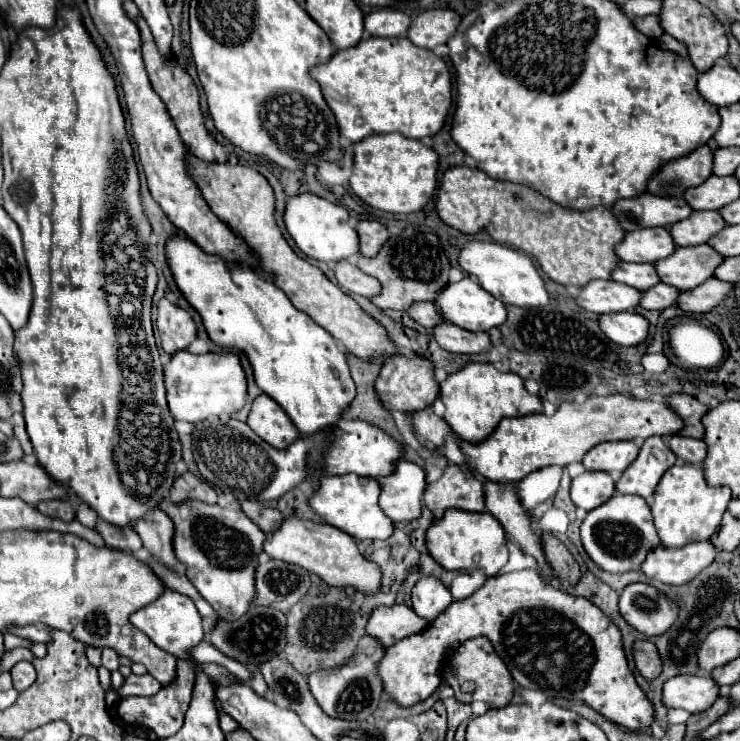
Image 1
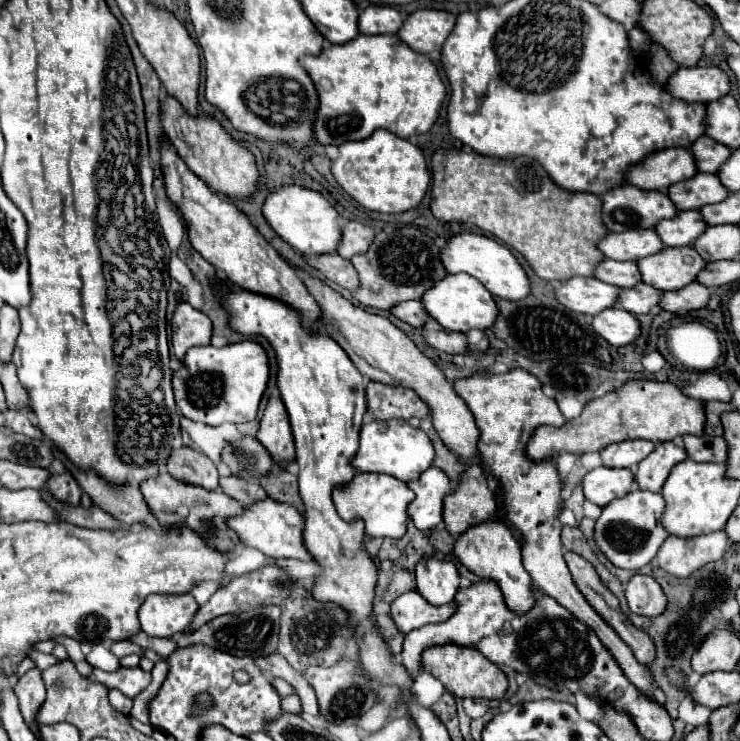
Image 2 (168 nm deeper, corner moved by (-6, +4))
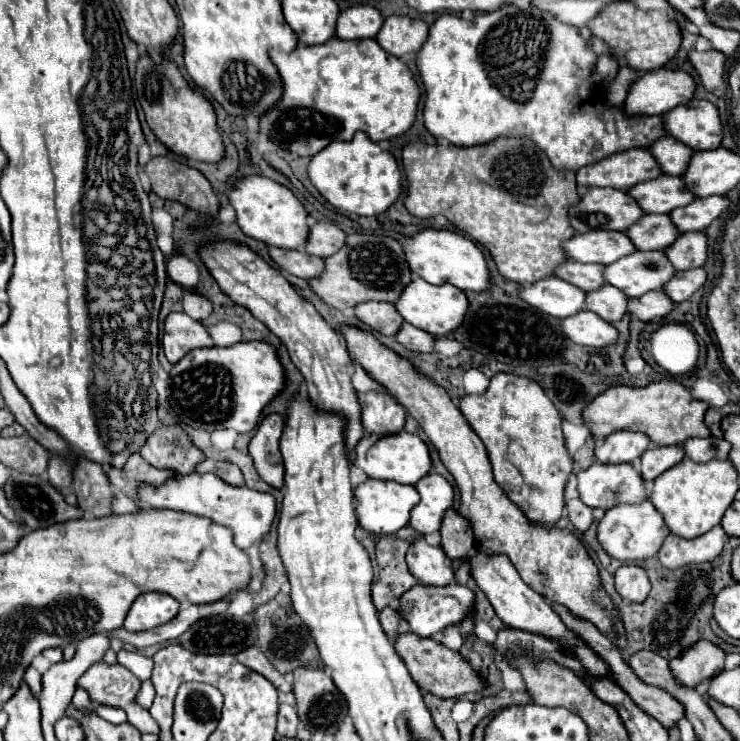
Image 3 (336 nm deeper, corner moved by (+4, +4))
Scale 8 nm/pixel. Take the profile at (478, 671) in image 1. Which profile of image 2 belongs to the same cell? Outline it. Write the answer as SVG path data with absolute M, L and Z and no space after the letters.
M456 644L430 646L422 652L422 670L438 678L444 684L444 688L456 698L500 700L504 698L506 688L508 688L506 674L486 656L482 656L476 648L466 648L466 646L456 646Z

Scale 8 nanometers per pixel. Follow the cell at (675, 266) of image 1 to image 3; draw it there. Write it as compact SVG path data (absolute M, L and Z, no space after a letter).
M636 250L634 254L608 264L604 270L606 282L620 288L630 298L638 298L650 290L662 290L672 274L676 274L676 268L662 250Z

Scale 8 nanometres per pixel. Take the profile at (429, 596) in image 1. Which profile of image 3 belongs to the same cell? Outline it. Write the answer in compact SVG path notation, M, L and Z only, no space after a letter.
M424 538L414 540L406 554L408 568L418 584L424 586L448 586L454 580L454 572L448 566L448 558L440 546L426 544Z

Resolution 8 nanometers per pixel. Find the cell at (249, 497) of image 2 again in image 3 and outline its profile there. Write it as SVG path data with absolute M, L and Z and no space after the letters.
M206 460L200 466L196 466L196 472L200 474L216 474L218 478L222 478L224 482L232 484L232 486L244 486L244 476L240 472L240 468L236 468L230 462L214 462L214 460Z

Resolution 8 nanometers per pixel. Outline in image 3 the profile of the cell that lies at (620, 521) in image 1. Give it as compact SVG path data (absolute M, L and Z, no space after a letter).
M644 500L640 504L618 504L612 510L606 510L604 518L598 522L598 542L608 556L620 562L638 562L652 558L668 534L670 530L664 526L662 514L652 506L650 500Z

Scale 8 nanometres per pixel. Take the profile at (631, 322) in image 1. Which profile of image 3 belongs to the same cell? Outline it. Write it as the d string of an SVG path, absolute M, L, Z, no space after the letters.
M582 310L570 318L564 318L562 330L568 334L568 338L572 338L572 342L590 348L604 348L618 340L618 330L614 324L590 310Z

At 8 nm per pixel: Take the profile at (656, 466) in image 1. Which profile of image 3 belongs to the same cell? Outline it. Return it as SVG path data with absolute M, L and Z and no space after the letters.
M652 446L640 458L640 474L644 482L652 482L656 476L678 464L682 458L682 446Z

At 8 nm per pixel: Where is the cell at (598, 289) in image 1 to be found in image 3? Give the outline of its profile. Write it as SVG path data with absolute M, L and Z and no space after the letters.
M556 276L522 286L520 296L524 298L524 302L556 318L578 314L580 310L584 310L586 300L586 292L582 288Z

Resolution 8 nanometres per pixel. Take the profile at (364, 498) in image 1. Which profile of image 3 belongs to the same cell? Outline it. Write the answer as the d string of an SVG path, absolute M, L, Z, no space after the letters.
M368 478L366 482L358 484L354 488L354 496L358 500L356 506L356 516L358 522L364 530L368 530L370 534L376 536L390 536L394 532L398 532L402 526L408 524L410 518L410 510L418 504L418 492L414 486L406 486L406 484L398 484L392 480L376 480L376 478Z

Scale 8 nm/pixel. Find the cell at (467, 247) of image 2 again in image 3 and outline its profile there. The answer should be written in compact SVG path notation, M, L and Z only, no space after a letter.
M434 228L422 230L414 236L412 244L404 246L404 252L406 252L408 264L412 266L412 272L430 284L450 282L464 292L468 290L484 292L490 286L490 270L488 270L488 262L486 262L482 248L474 240L458 232L434 230Z

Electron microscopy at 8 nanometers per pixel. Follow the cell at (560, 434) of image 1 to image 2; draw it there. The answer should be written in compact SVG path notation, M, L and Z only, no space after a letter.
M628 380L620 388L608 392L606 396L594 398L584 412L568 420L562 428L540 426L530 438L526 450L532 460L552 458L560 452L598 452L608 444L627 439L646 439L658 444L674 440L676 436L702 436L706 424L704 402L686 396L676 384L670 382L650 382L650 380Z

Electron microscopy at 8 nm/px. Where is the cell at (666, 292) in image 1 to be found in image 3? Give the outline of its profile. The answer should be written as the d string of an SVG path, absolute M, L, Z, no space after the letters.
M602 286L600 290L588 292L586 308L600 314L608 322L618 322L628 312L628 296L616 286Z

